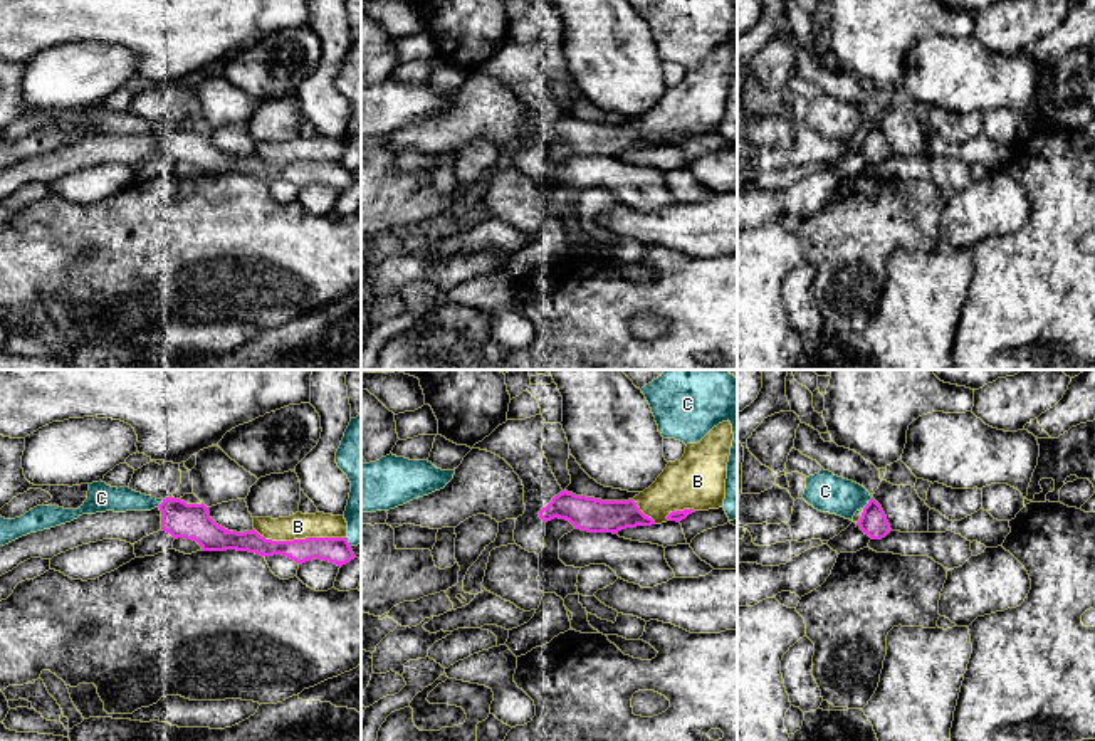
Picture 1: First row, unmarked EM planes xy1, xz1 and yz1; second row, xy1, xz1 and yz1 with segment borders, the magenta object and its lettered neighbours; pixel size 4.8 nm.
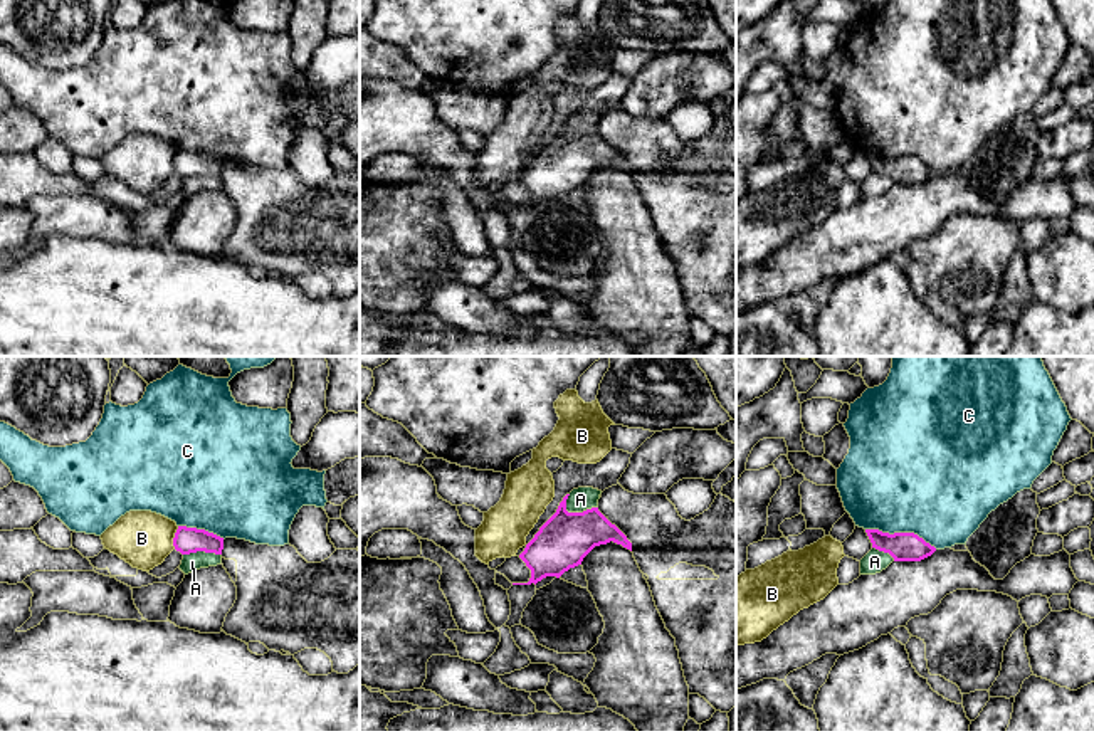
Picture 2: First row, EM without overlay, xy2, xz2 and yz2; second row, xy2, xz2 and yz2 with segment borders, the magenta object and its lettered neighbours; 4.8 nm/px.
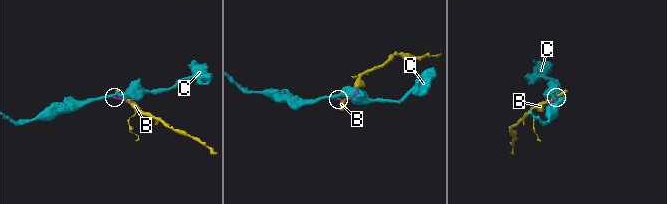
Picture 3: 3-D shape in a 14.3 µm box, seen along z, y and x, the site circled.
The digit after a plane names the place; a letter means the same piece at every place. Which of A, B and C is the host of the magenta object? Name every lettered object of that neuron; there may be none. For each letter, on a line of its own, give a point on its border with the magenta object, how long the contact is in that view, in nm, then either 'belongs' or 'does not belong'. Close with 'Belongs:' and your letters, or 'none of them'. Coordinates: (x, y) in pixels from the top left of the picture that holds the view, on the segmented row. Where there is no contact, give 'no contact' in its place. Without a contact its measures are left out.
A: xz2 (577, 513) | 170 nm | does not belong
B: xy1 (301, 540) | 460 nm | does not belong
C: yz2 (901, 533) | 360 nm | does not belong
Belongs: none of them

